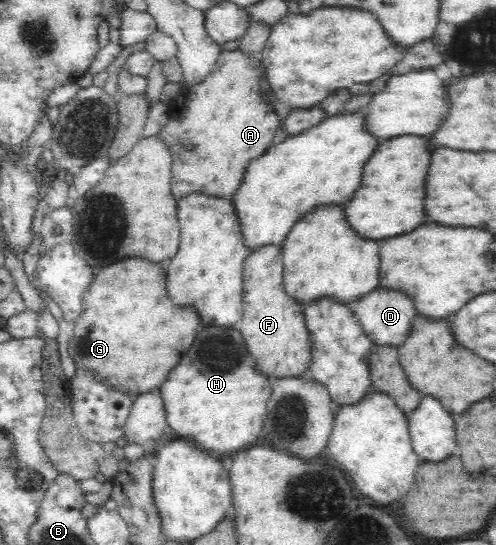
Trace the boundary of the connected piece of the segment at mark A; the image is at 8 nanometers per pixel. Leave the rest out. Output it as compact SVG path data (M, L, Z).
M239 49L221 52L219 60L205 78L181 90L175 100L167 104L169 120L161 127L157 141L161 141L169 153L172 165L170 193L175 202L181 202L193 194L210 200L230 200L248 164L264 156L273 145L273 138L279 128L279 119L273 111L273 101L270 98L261 99L258 94L261 86L258 86L256 76L251 70L253 63Z

